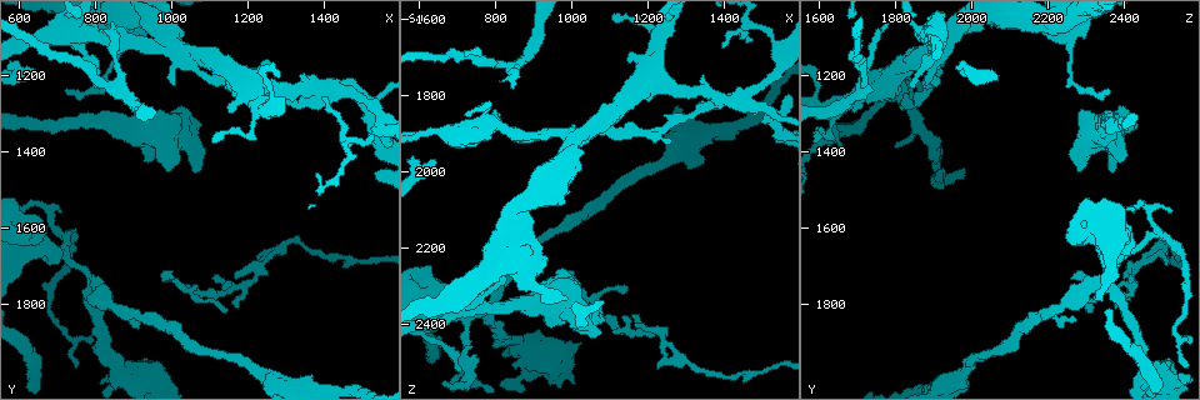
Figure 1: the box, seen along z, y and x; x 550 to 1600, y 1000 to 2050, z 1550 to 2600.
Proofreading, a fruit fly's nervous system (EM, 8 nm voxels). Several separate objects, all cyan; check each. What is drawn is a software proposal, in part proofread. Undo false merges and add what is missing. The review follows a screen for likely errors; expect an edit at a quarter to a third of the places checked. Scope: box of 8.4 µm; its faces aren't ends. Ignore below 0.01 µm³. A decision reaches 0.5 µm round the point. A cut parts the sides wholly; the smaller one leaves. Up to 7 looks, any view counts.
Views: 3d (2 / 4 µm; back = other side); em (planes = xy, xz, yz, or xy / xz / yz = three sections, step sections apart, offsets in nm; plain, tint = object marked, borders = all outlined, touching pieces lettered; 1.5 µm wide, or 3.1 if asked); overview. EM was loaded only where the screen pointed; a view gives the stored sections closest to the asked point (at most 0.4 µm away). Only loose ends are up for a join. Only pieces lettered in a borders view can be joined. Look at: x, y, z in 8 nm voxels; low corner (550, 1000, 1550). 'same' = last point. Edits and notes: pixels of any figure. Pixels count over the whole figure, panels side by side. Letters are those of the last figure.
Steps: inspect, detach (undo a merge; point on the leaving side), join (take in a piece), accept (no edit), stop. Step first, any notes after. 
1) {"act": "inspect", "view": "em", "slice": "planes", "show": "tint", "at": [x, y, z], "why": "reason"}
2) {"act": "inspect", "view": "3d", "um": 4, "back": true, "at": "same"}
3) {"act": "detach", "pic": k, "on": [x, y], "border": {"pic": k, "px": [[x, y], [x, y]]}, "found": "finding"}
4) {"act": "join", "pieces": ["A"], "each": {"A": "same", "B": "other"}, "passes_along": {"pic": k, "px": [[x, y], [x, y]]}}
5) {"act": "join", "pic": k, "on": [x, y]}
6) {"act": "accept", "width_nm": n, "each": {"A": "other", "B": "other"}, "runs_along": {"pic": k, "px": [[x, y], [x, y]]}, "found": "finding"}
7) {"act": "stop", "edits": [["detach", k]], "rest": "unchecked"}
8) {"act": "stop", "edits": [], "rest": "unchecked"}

{"act": "inspect", "view": "3d", "um": 4, "back": true, "at": [1255, 1165, 1925], "why": "tapers out"}

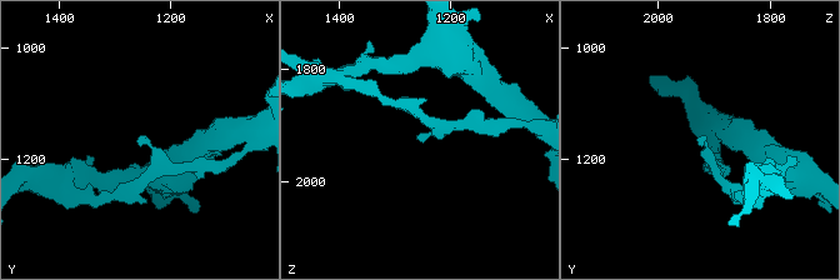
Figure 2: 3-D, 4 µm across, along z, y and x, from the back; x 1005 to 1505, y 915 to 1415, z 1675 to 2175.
{"act": "inspect", "view": "em", "slice": "yz", "step": 4, "show": "borders", "at": [1260, 1170, 1925], "why": "now the EM"}

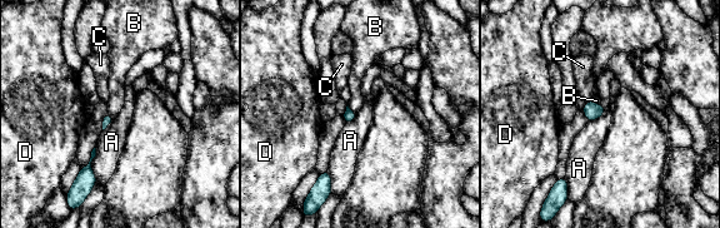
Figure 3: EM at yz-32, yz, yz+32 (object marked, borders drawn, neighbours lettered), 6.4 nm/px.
{"act": "inspect", "view": "em", "slice": "planes", "show": "borders", "at": "same", "why": "another direction"}

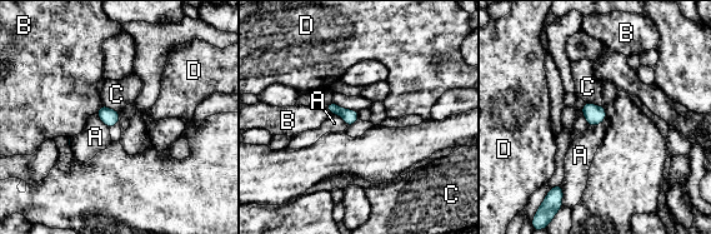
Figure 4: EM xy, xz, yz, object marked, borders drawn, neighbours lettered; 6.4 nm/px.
{"act": "accept", "longest_contact_nm": ["A", 140], "each": {"A": "other", "B": "other", "C": "other", "D": "other"}, "border": {"pic": 4, "px": [[585, 101], [601, 105]]}, "found": "no lettered piece goes on from it"}

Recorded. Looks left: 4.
{"act": "inspect", "view": "3d", "um": 4, "back": true, "at": [875, 1320, 2350], "why": "sudden change in width"}

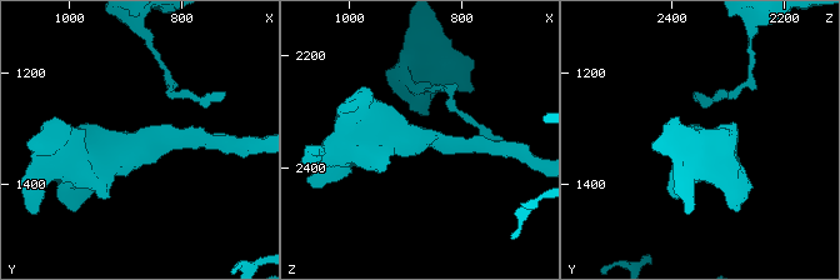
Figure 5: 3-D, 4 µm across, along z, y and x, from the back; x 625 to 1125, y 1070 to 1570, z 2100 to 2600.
{"act": "inspect", "view": "em", "slice": "planes", "show": "borders", "at": [875, 1325, 2350], "arm_widths_nm": [200, 480]}

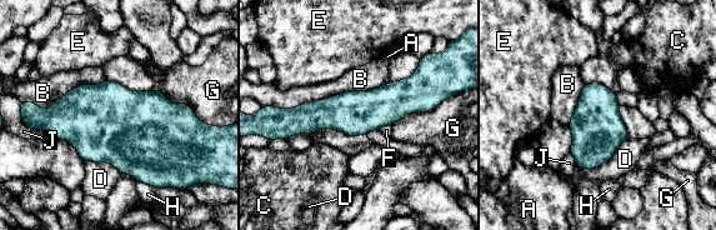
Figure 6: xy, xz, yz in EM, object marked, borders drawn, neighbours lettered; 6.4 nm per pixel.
{"act": "accept", "width_nm": 280, "longest_contact_nm": ["B", 750], "each": {"A": "other", "B": "other", "C": "other", "D": "other", "E": "other", "F": "other", "G": "other", "H": "other", "J": "other"}, "found": "all the same neuron"}

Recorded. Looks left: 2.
{"act": "stop", "edits": [], "rest": "unchecked"}

